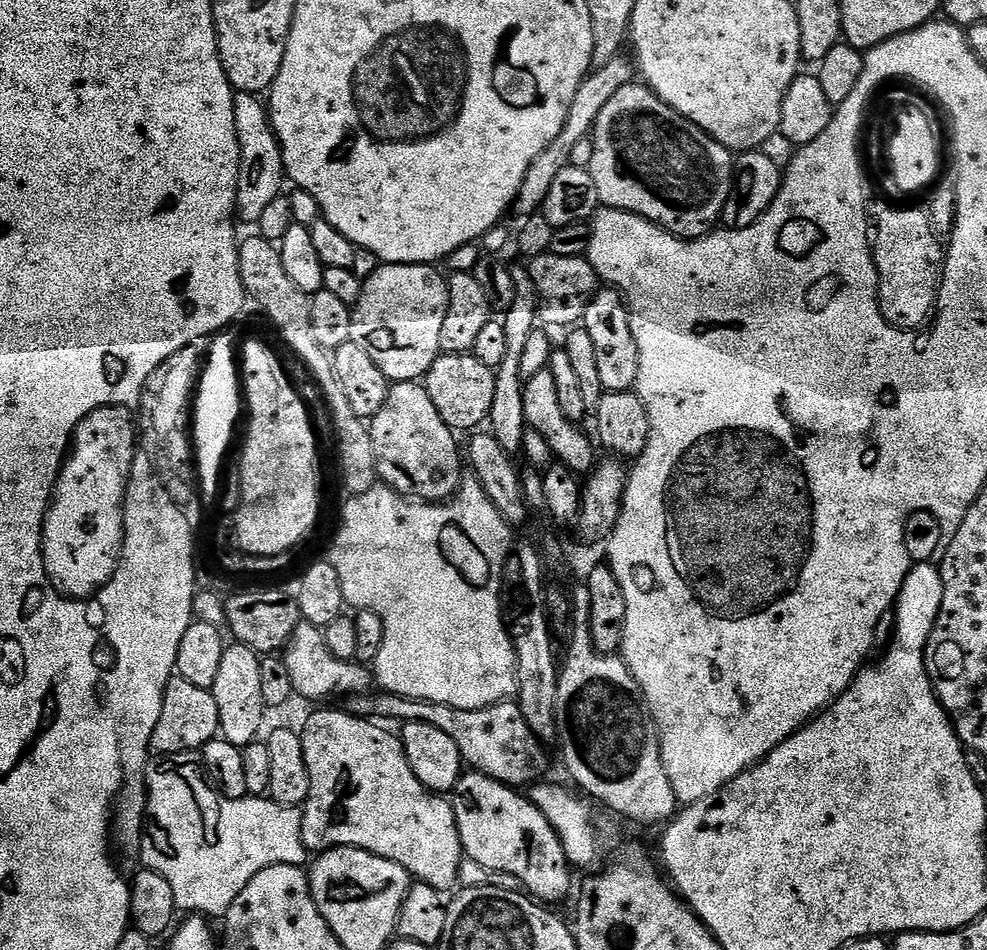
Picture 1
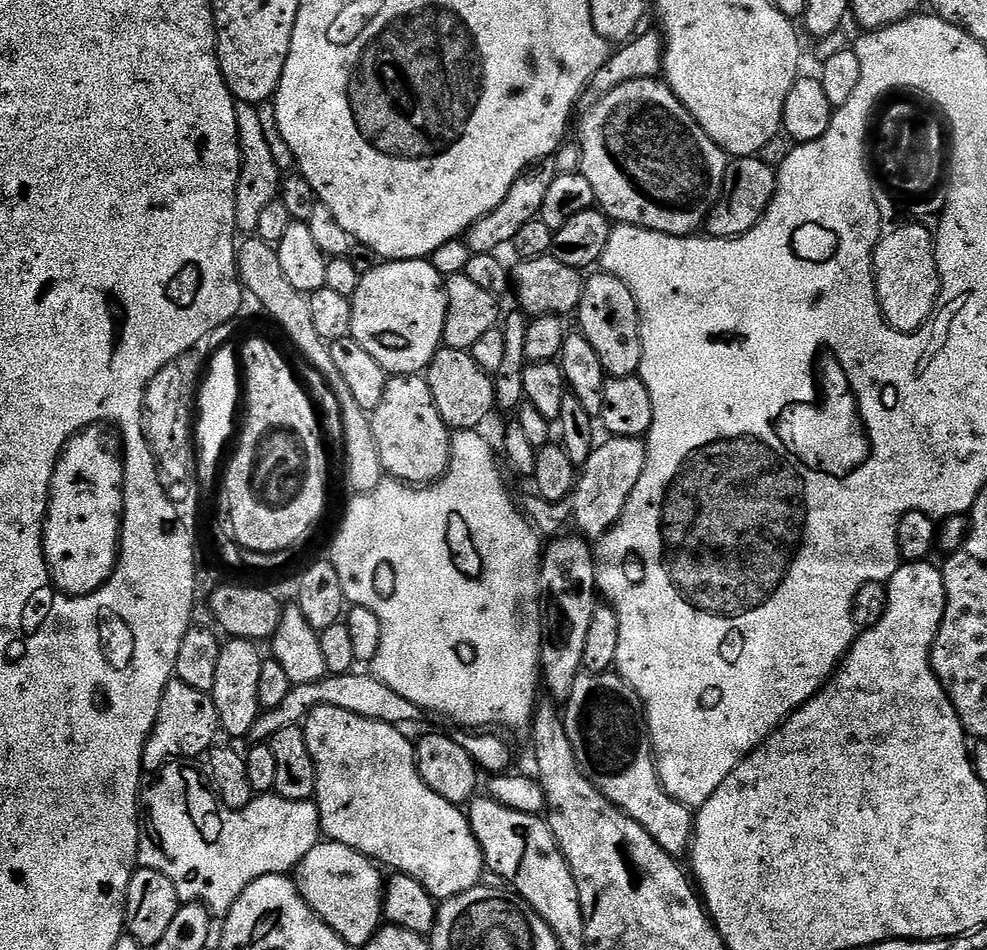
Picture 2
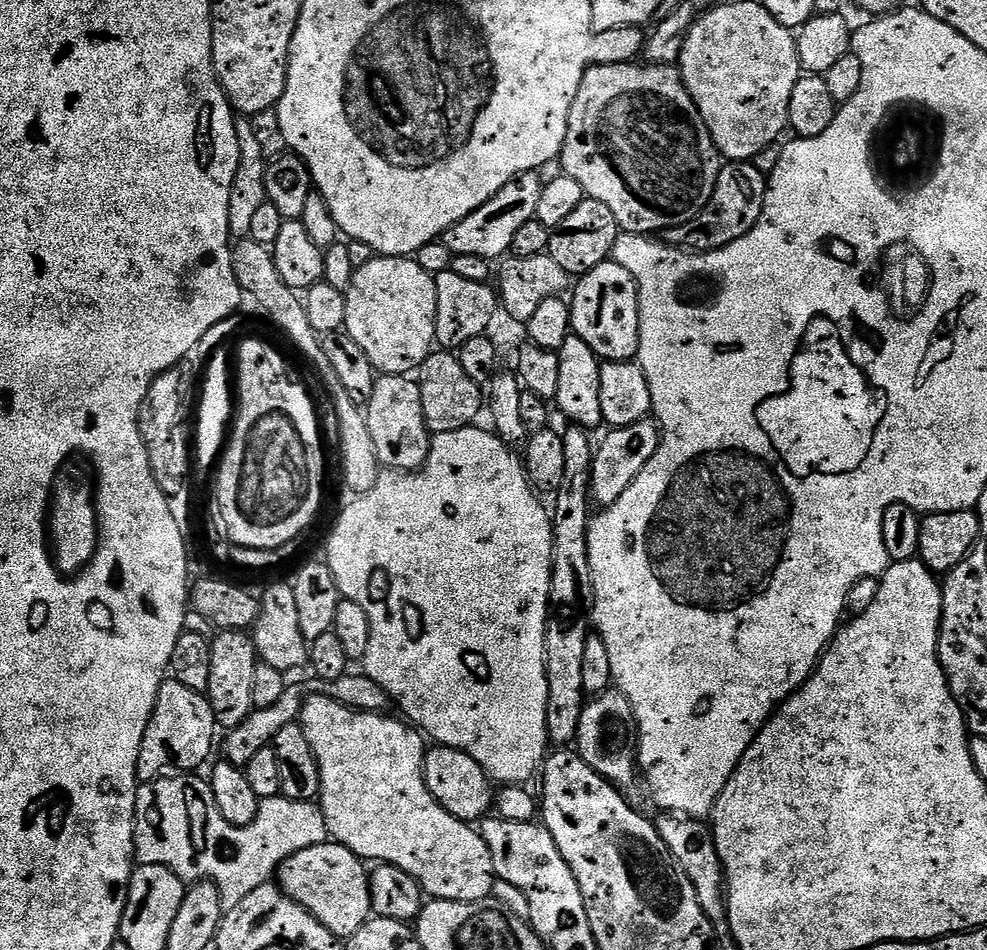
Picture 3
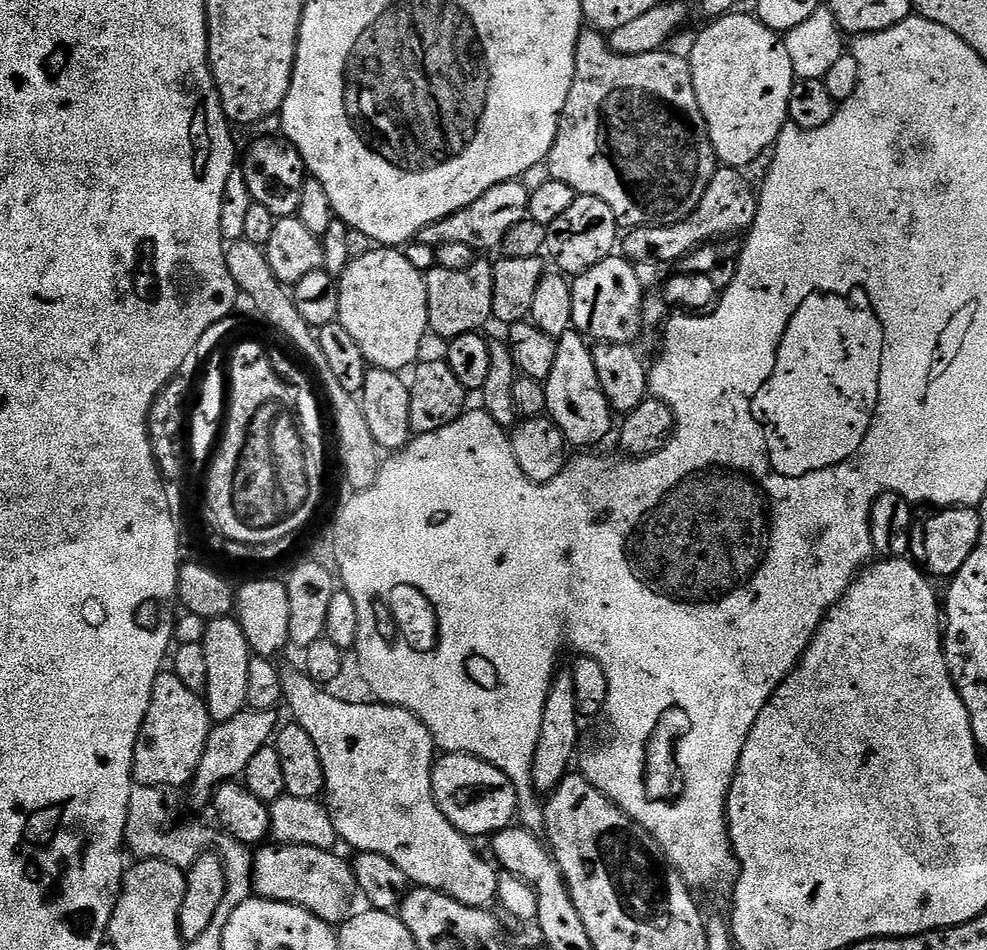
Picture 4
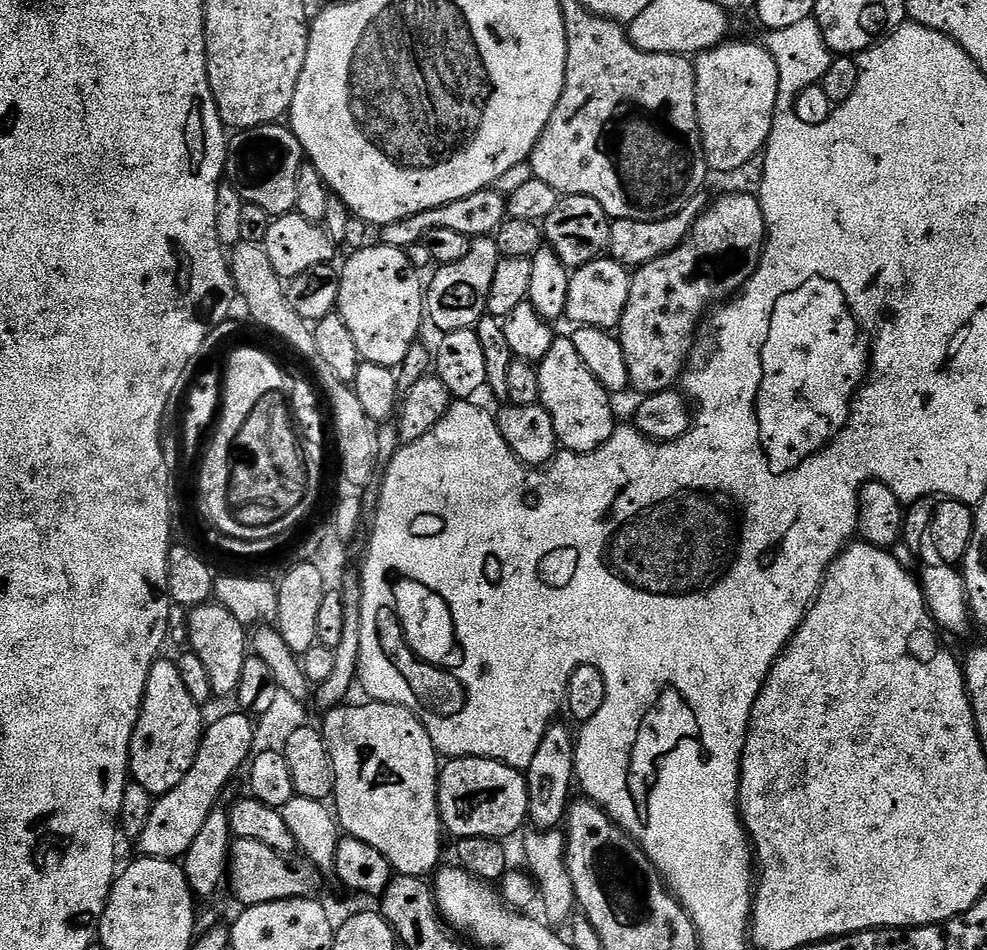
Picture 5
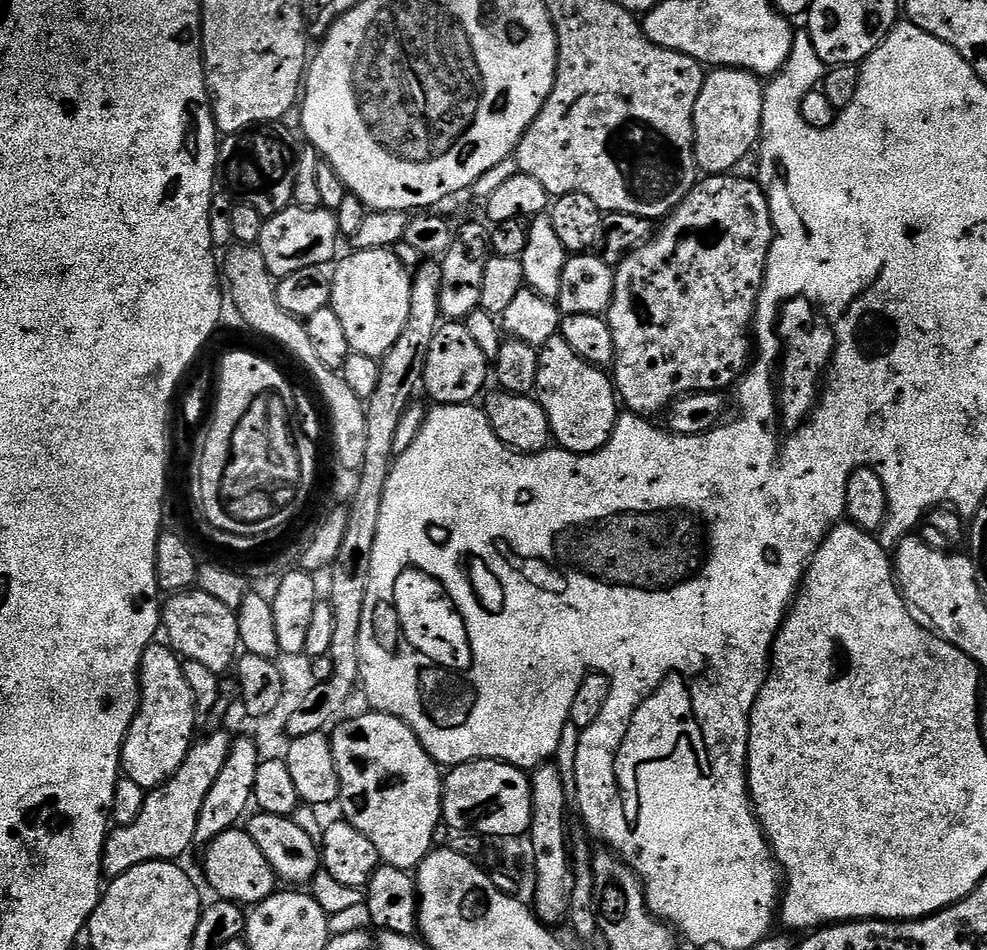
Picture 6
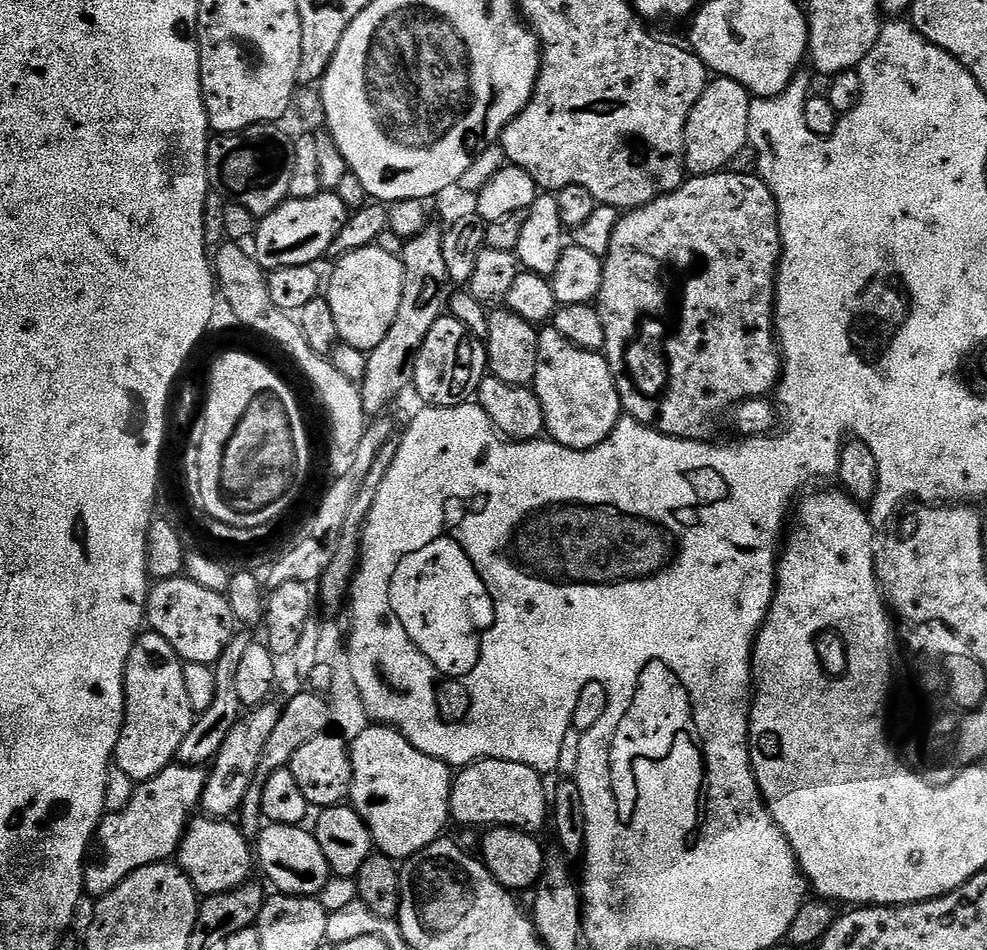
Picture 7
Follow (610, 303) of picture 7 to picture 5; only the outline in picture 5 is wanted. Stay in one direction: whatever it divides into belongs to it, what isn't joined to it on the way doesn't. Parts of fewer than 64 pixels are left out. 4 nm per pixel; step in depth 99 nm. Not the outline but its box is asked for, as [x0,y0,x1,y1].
[618,192,765,394]

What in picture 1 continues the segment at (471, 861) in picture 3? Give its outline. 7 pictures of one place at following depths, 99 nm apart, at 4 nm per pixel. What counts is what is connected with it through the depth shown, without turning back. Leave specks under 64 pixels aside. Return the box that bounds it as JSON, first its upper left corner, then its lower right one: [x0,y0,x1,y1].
[300,710,466,893]

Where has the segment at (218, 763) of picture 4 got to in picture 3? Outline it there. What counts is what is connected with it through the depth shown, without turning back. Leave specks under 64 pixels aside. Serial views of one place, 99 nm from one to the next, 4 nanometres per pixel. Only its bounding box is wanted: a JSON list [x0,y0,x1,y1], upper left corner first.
[223,672,390,767]

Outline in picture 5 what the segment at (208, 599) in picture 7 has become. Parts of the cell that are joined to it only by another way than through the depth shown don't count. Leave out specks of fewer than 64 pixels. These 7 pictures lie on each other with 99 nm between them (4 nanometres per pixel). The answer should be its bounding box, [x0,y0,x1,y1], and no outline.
[187,602,250,697]

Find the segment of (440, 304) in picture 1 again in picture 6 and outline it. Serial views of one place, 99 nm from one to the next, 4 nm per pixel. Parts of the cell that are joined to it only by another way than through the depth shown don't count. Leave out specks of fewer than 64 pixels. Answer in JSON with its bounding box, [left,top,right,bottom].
[330,248,413,360]

